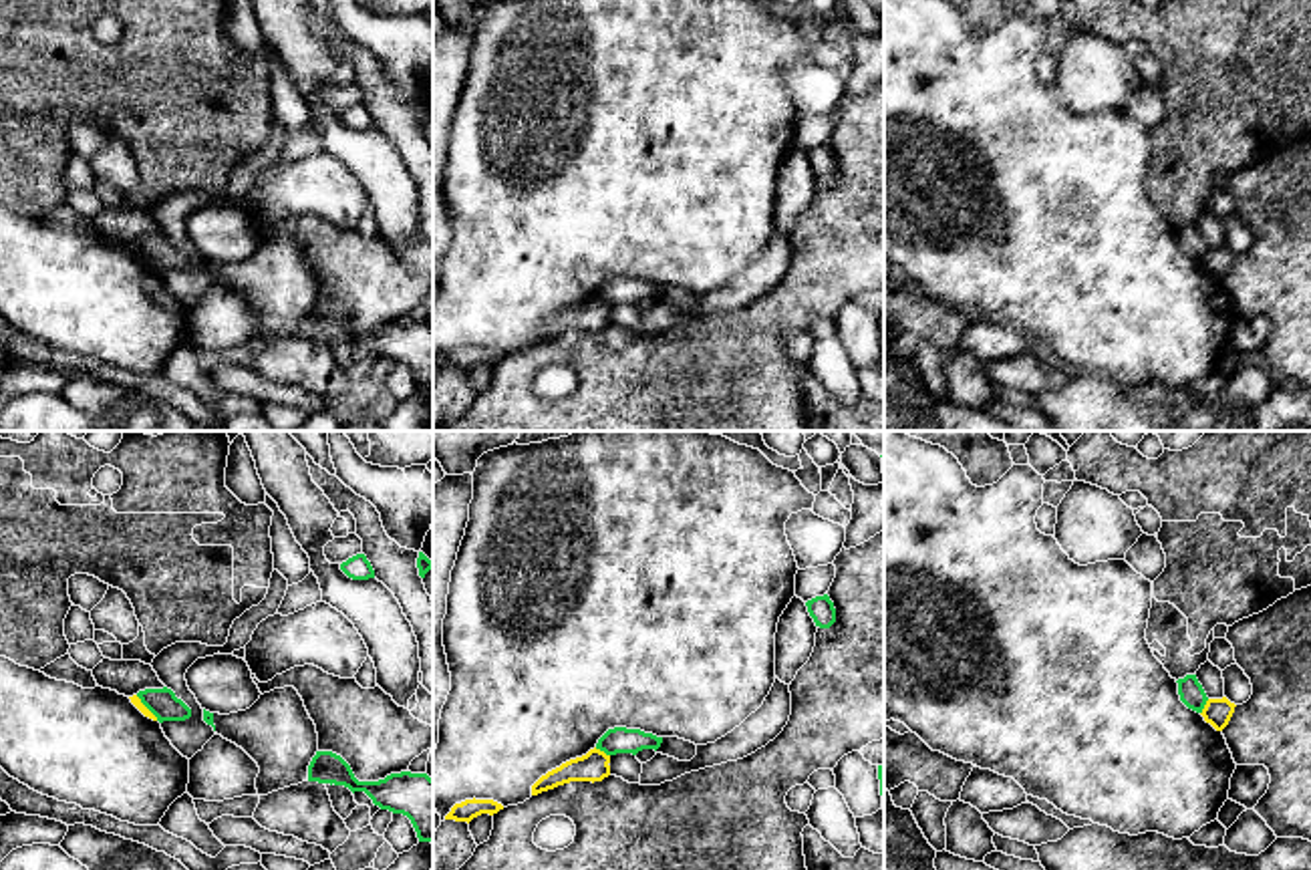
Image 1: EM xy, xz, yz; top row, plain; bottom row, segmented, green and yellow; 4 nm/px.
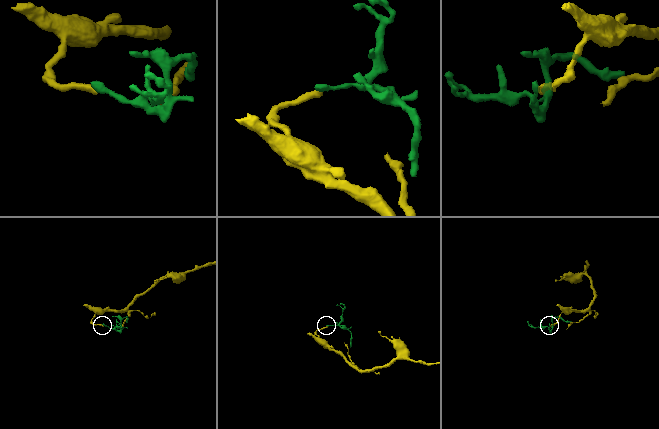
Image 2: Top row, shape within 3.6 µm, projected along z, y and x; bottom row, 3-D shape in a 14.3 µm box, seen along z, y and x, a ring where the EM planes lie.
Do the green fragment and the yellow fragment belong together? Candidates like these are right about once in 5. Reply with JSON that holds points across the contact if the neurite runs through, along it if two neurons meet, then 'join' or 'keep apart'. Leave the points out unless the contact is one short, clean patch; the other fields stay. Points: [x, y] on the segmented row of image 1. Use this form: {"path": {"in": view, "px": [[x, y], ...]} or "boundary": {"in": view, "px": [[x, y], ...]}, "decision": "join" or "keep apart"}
{"boundary": {"in": "xz", "px": [[595, 748], [609, 756]]}, "decision": "keep apart"}

